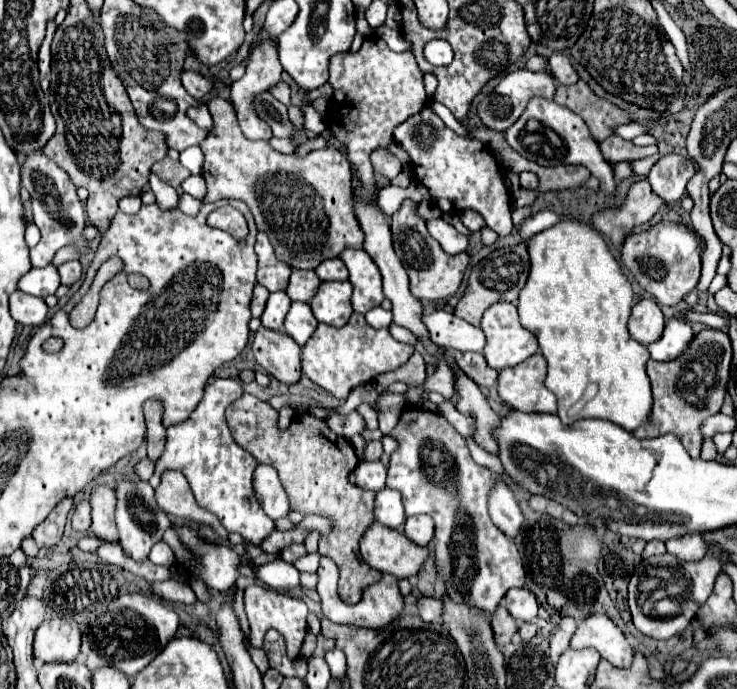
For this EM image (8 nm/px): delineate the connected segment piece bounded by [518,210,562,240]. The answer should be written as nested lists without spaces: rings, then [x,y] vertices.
[[[542,210],[542,212],[538,212],[538,214],[534,214],[534,216],[530,216],[530,218],[526,218],[526,220],[522,222],[522,226],[518,228],[518,236],[520,236],[522,240],[528,240],[530,236],[538,234],[540,230],[546,230],[546,228],[554,226],[560,218],[562,218],[560,214],[554,214],[554,212],[550,212],[550,210]]]

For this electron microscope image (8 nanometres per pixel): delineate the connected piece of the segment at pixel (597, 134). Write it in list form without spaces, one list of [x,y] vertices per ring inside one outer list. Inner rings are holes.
[[[578,80],[572,86],[558,84],[554,102],[576,112],[586,122],[586,126],[590,128],[590,134],[596,142],[606,140],[612,134],[614,126],[630,122],[628,112],[598,98],[584,80]]]

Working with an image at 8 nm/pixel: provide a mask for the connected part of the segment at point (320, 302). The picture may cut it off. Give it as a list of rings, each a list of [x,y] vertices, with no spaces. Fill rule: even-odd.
[[[322,282],[316,296],[310,300],[310,308],[318,322],[340,328],[352,314],[350,296],[350,282]]]

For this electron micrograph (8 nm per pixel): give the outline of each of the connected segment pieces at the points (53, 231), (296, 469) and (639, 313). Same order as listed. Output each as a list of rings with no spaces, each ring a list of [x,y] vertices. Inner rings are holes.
[[[34,152],[26,156],[22,164],[22,186],[32,196],[34,224],[40,228],[40,242],[30,248],[30,260],[33,267],[44,267],[52,263],[54,254],[64,246],[74,246],[80,256],[90,252],[90,240],[84,238],[86,228],[86,210],[76,196],[76,186],[70,182],[70,176],[58,168],[44,152]]]
[[[252,394],[240,396],[226,410],[226,420],[232,432],[232,438],[248,450],[258,462],[276,468],[280,482],[288,494],[290,508],[300,514],[318,514],[328,516],[332,520],[332,530],[322,534],[318,540],[318,552],[334,560],[340,570],[338,594],[342,602],[356,604],[362,598],[362,590],[382,574],[362,562],[358,542],[364,532],[370,528],[374,518],[374,492],[362,490],[356,484],[350,484],[348,476],[356,468],[358,458],[354,454],[352,444],[334,434],[328,424],[308,412],[296,414],[288,430],[278,430],[278,412],[268,404],[258,400]]]
[[[640,300],[638,304],[634,304],[632,316],[628,322],[628,328],[634,340],[648,346],[662,336],[664,326],[666,326],[664,314],[654,300]]]

